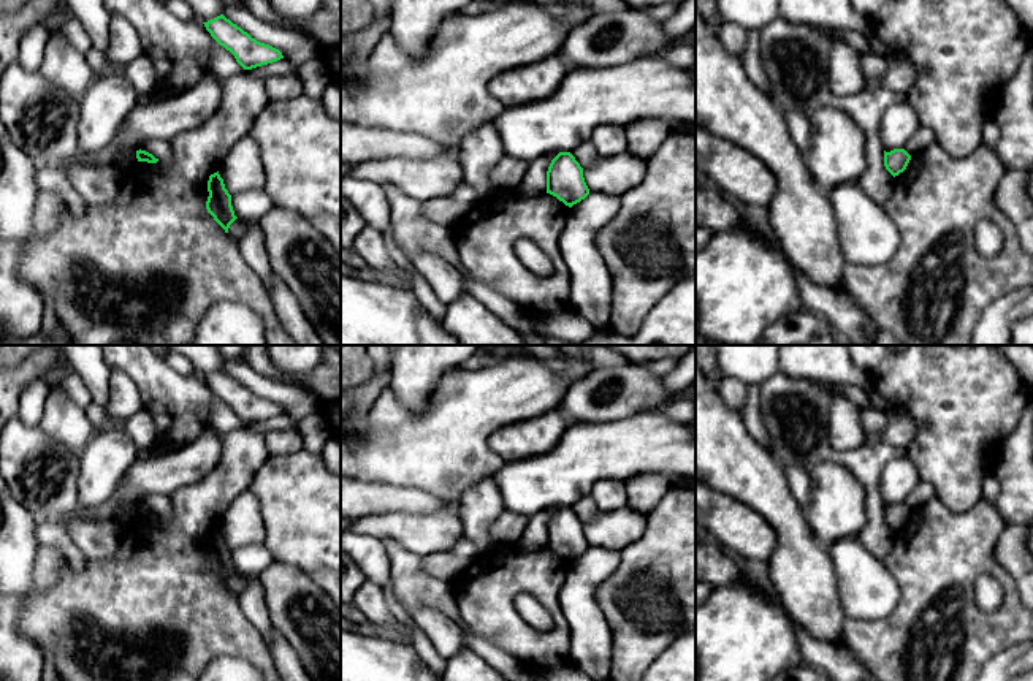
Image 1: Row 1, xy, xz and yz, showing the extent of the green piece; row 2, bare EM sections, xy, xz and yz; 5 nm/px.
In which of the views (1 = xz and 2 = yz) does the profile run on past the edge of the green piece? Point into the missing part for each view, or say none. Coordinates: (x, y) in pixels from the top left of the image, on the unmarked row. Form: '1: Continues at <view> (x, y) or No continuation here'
1: No continuation here
2: No continuation here

